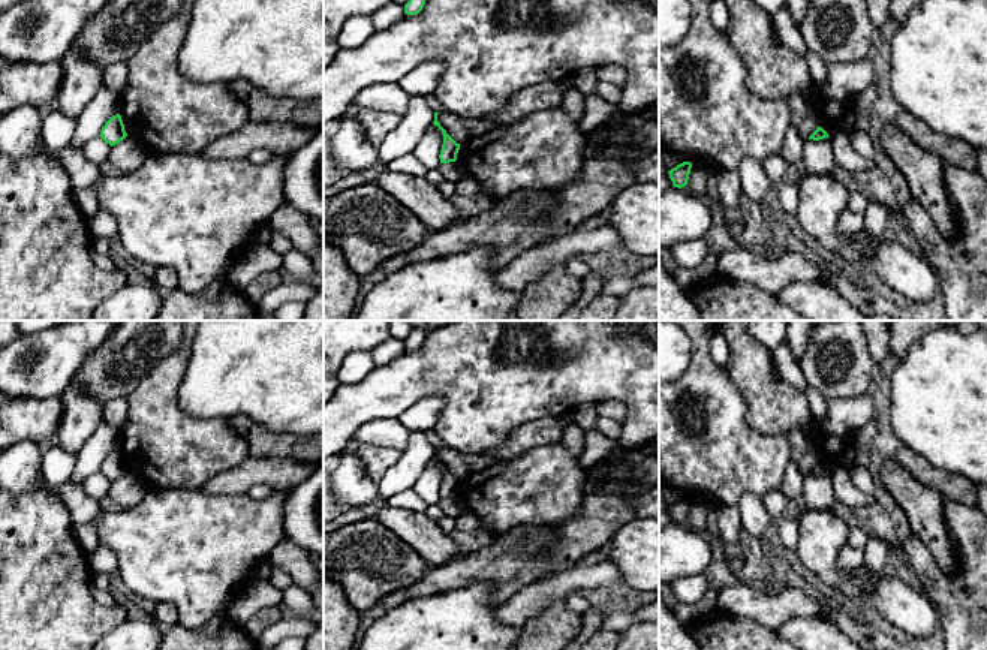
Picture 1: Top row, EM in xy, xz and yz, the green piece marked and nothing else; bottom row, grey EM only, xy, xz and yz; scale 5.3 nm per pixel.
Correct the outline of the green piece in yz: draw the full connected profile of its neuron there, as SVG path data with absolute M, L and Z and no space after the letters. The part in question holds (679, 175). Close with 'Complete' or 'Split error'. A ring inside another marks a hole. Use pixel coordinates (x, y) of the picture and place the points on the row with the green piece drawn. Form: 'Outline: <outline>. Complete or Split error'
Outline: M683 162L672 168L671 171L668 171L674 187L681 189L687 184L690 168L692 168L690 162Z. Complete

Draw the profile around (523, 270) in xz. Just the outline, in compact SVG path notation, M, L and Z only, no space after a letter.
M611 223L596 229L580 228L523 252L496 273L496 282L506 291L523 292L556 264L565 264L583 253L620 250L622 244L623 238Z

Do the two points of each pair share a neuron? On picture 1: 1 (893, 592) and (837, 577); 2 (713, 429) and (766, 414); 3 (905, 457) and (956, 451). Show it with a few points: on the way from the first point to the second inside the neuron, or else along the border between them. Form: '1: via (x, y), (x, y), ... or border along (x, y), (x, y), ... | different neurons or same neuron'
1: via (879, 581), (876, 578), (851, 578) | same neuron
2: border along (736, 385), (745, 400), (746, 423), (776, 436) | different neurons
3: border along (902, 442), (930, 463), (953, 472) | different neurons

